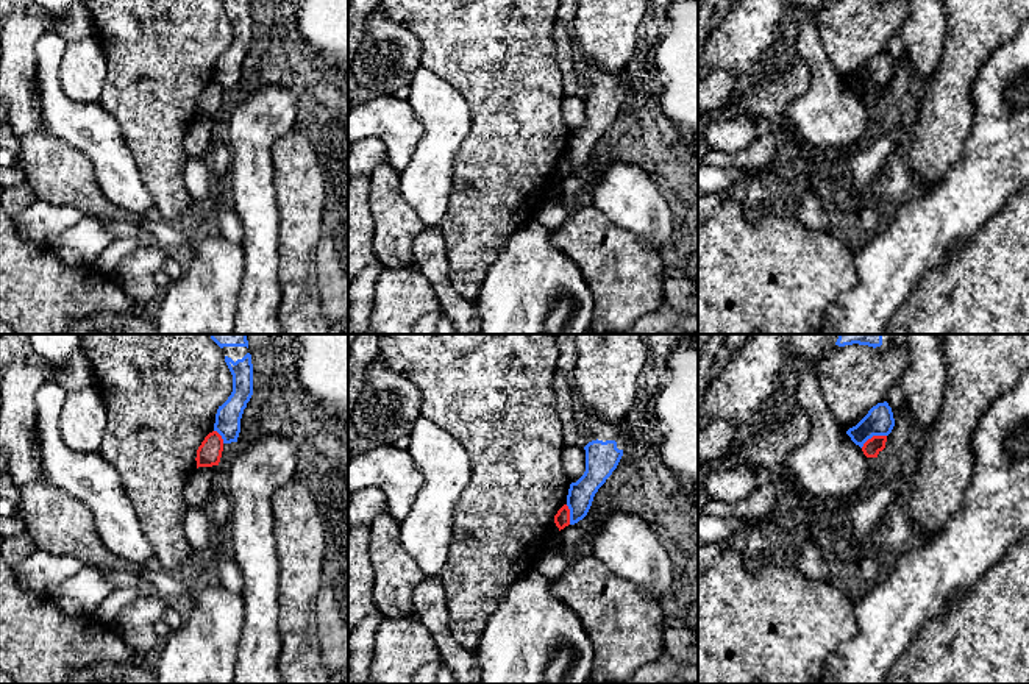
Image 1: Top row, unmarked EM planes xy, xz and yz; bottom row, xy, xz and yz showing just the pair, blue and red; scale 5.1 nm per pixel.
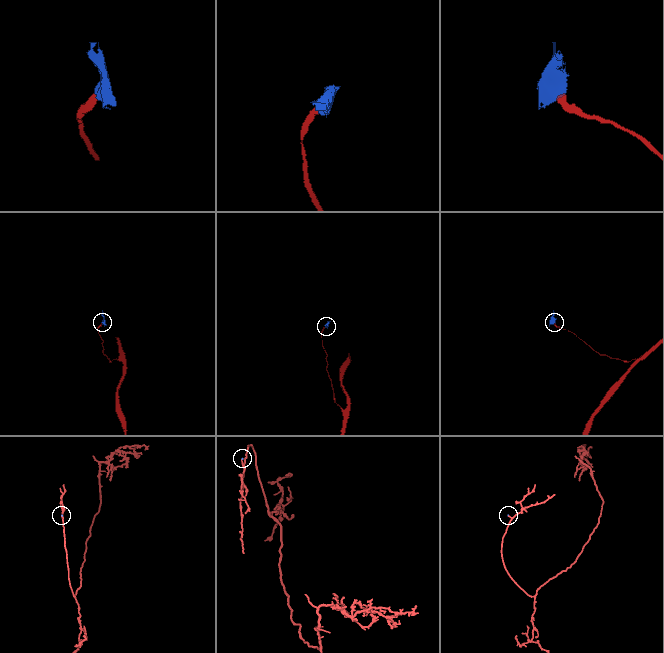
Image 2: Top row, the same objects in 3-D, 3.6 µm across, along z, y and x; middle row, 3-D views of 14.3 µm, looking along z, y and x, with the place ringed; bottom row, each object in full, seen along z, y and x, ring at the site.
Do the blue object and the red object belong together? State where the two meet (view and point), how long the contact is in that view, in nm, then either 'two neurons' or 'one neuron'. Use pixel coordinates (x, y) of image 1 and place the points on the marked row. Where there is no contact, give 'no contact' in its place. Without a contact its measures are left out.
meets blue in yz at (873, 434); contact 150 nm long; two neurons

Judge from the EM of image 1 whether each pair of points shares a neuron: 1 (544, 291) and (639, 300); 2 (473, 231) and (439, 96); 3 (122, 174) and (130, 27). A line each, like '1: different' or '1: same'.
1: different
2: different
3: different

